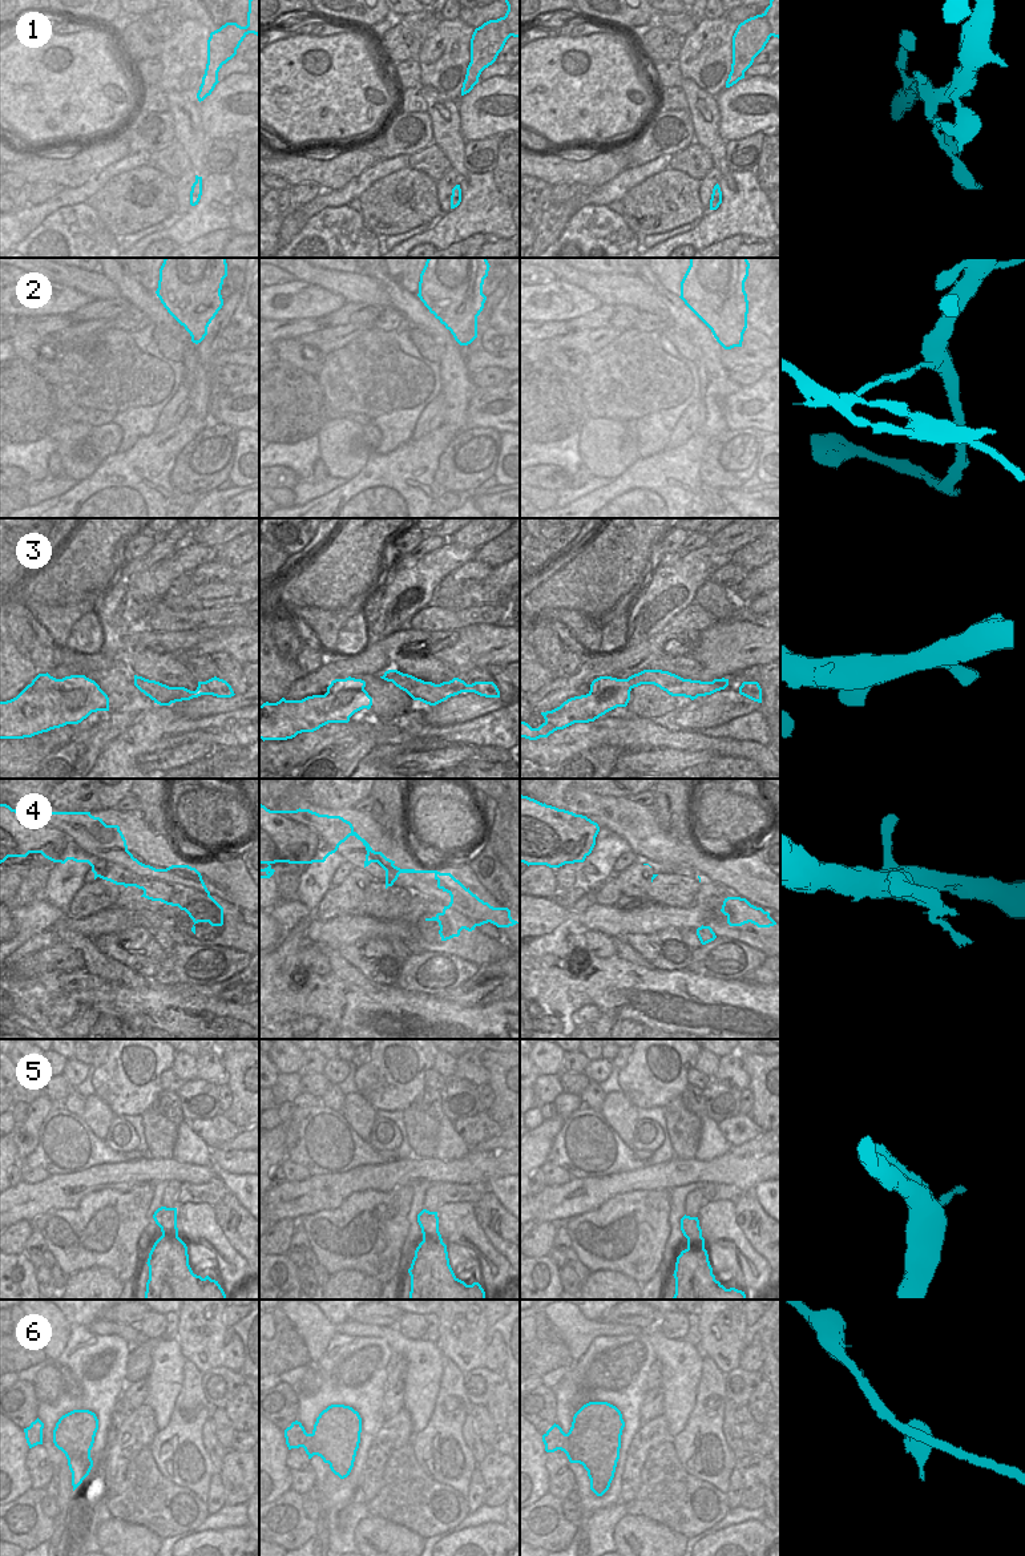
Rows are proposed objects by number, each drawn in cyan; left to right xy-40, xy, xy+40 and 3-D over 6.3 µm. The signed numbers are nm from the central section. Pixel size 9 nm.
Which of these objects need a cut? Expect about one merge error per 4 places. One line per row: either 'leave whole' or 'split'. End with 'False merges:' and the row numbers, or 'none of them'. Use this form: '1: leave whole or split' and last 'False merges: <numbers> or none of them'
1: leave whole
2: split
3: leave whole
4: leave whole
5: leave whole
6: leave whole
False merges: 2

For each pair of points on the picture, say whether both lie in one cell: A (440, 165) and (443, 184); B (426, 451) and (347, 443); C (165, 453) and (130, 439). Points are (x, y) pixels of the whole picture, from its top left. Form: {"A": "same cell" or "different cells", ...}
{"A": "different cells", "B": "different cells", "C": "different cells"}

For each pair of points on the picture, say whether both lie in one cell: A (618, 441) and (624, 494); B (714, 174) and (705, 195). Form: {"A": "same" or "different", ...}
{"A": "different", "B": "same"}

